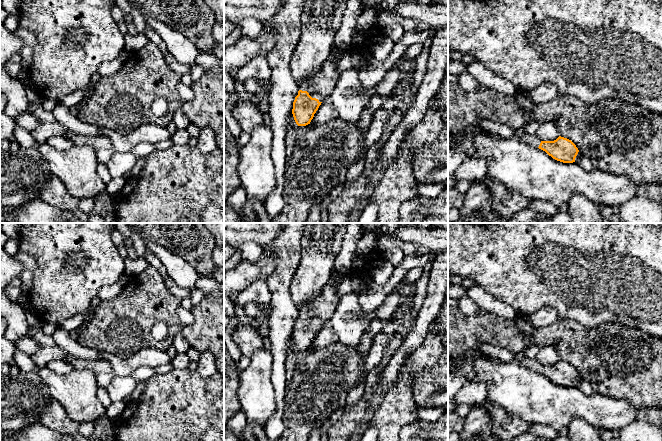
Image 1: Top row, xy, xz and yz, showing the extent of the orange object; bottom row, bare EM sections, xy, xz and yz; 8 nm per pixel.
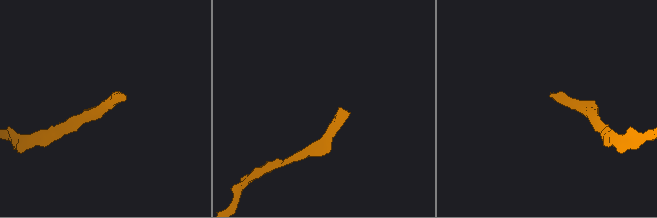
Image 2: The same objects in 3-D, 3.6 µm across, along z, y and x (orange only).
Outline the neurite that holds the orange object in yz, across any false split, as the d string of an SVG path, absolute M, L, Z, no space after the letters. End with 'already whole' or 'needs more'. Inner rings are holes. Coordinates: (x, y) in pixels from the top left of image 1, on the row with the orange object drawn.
M525 134L522 139L526 143L545 151L553 159L563 163L575 162L579 152L571 140L561 136L554 141L541 141L535 134Z; needs more

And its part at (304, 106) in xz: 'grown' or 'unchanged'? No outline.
grown

